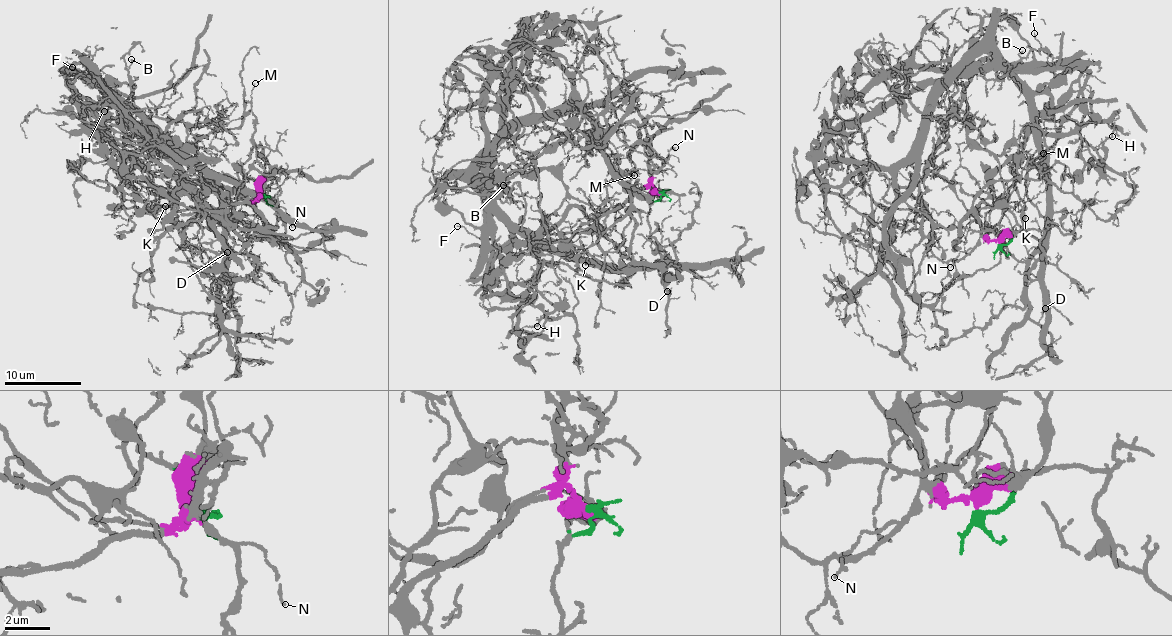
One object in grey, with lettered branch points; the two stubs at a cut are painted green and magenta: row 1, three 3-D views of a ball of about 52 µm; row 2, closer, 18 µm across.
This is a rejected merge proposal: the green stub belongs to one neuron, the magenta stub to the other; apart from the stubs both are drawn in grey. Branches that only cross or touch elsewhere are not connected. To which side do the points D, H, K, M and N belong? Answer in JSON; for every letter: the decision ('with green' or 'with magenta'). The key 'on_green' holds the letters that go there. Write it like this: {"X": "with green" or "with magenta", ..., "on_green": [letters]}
{"D": "with green", "H": "with green", "K": "with green", "M": "with magenta", "N": "with magenta", "on_green": ["D", "H", "K"]}

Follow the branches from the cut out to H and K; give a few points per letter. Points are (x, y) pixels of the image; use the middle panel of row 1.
H: (659, 193), (648, 236), (661, 260), (626, 268), (541, 249), (518, 321), (522, 333), (537, 325)
K: (659, 193), (648, 216), (648, 236), (660, 249), (655, 251), (661, 260), (614, 273), (584, 248), (585, 265)

